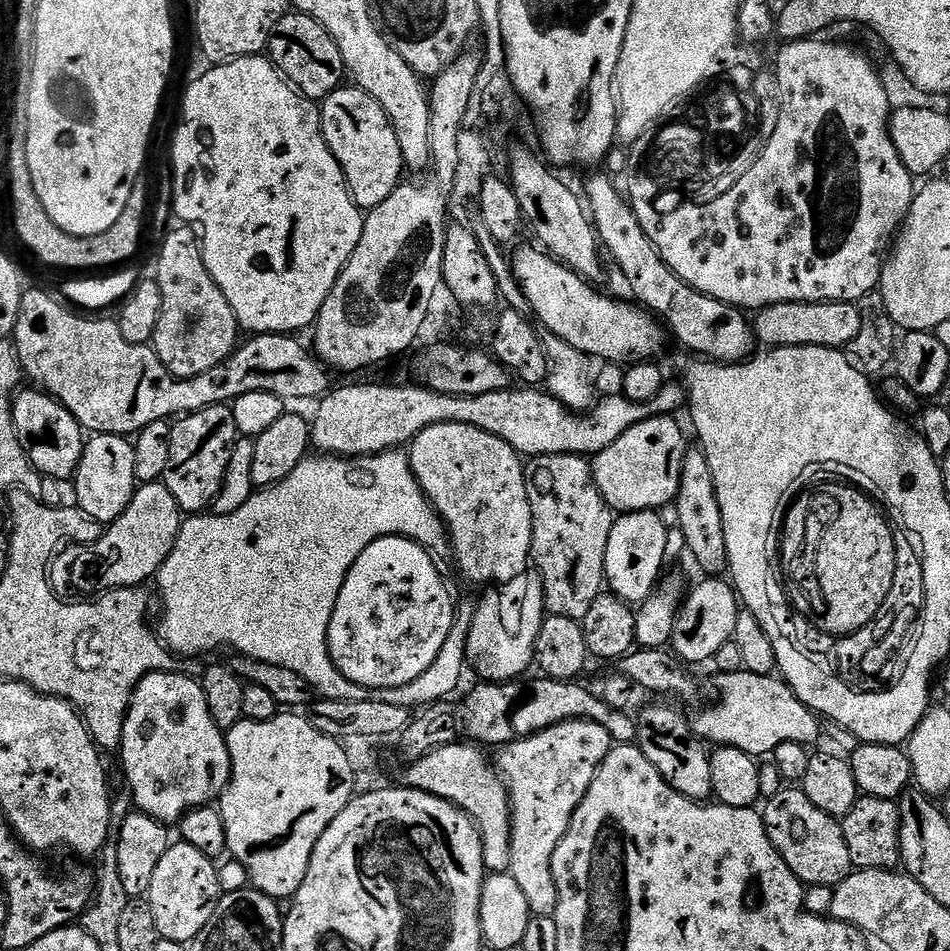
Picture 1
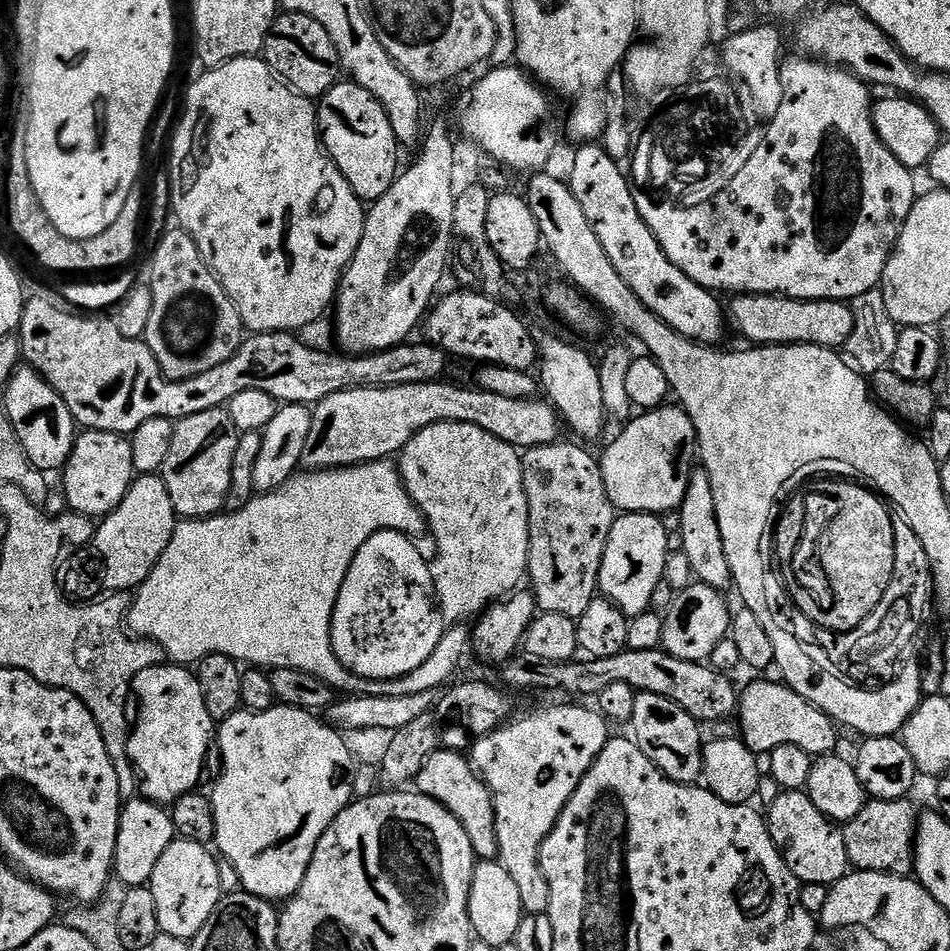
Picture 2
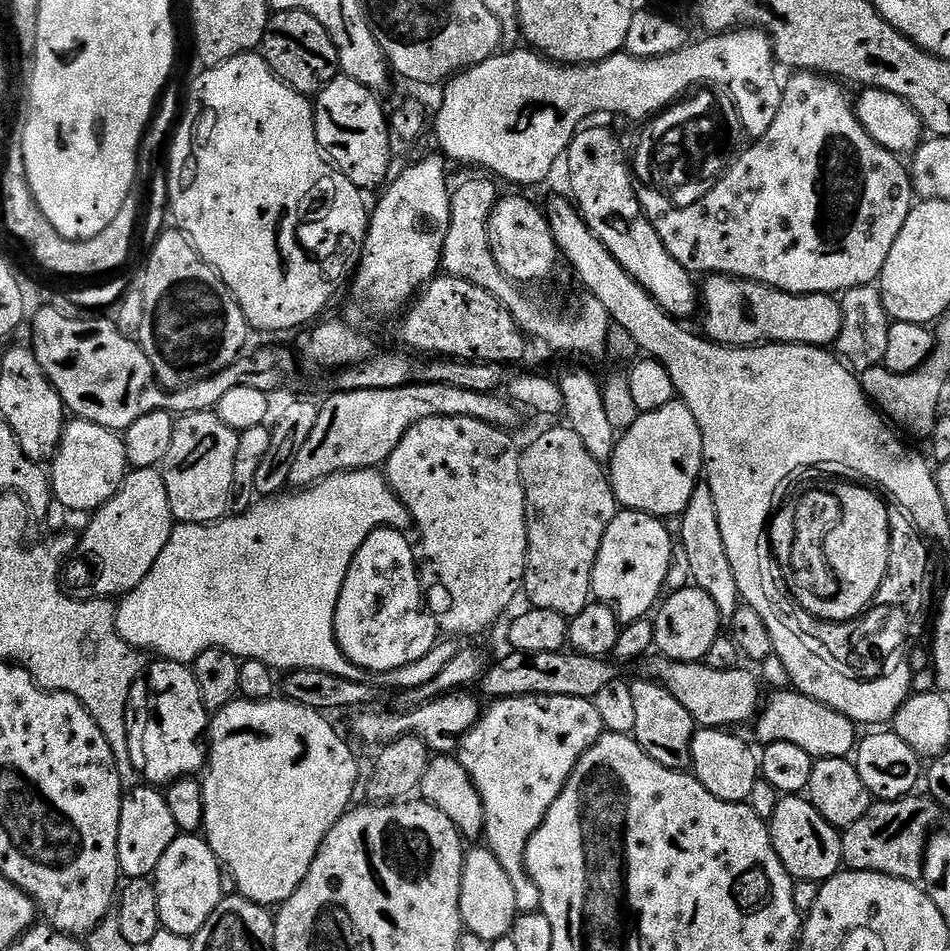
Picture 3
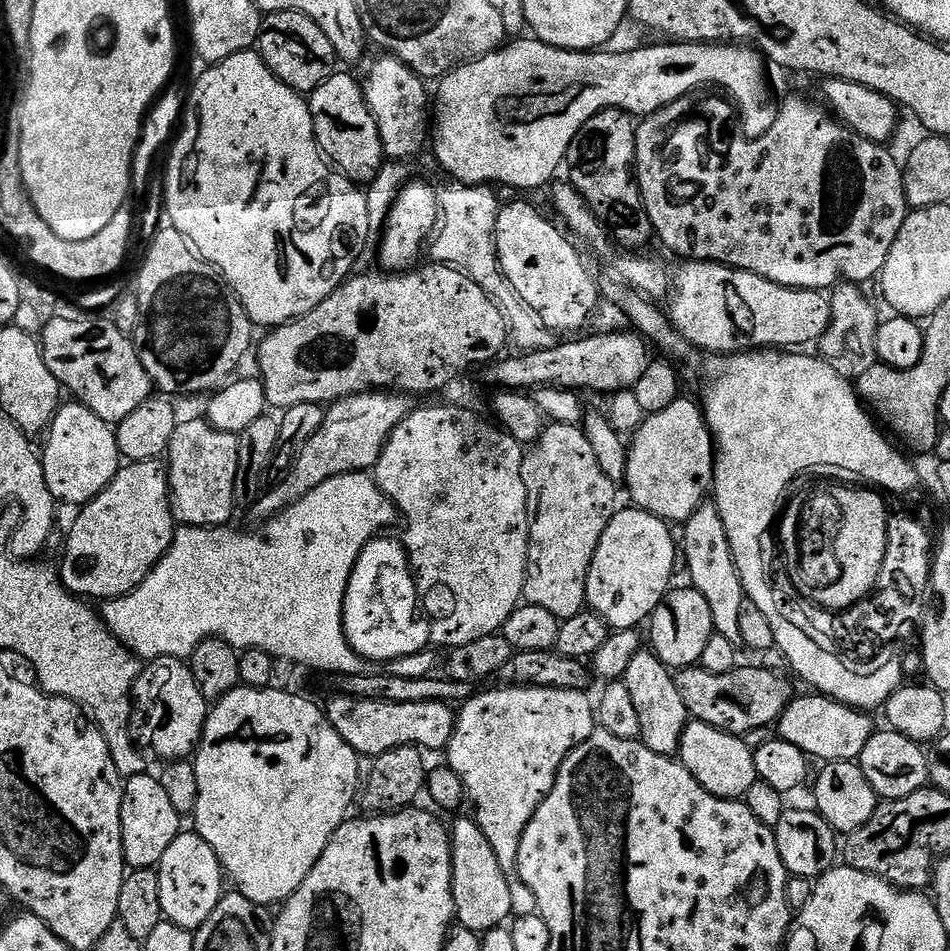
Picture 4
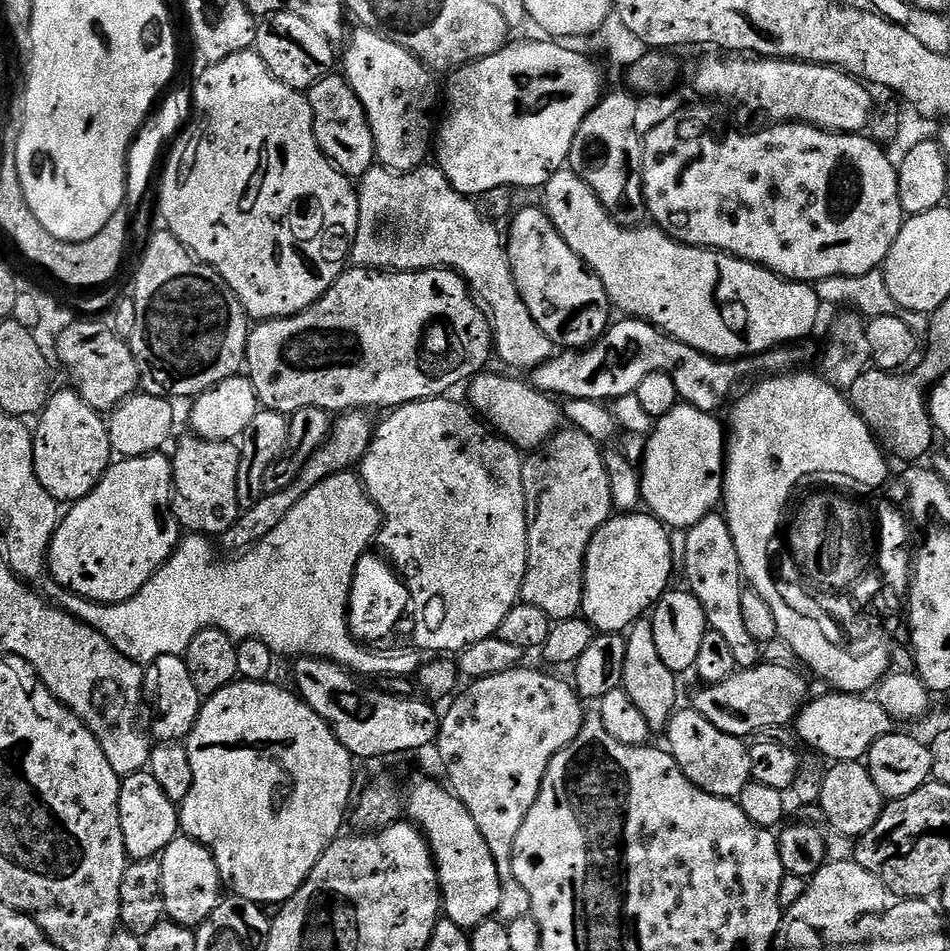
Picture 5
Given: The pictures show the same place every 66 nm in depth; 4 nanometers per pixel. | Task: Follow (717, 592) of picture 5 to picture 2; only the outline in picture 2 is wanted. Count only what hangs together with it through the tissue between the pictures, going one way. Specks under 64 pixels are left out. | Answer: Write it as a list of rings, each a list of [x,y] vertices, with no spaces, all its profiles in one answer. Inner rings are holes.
[[[703,470],[693,471],[690,486],[686,486],[686,498],[682,498],[679,510],[682,514],[682,526],[679,528],[678,538],[684,547],[688,568],[696,575],[693,577],[718,593],[727,593],[732,588],[730,562],[726,562],[726,546],[722,542],[722,530],[718,530],[714,490],[710,487],[710,478]]]

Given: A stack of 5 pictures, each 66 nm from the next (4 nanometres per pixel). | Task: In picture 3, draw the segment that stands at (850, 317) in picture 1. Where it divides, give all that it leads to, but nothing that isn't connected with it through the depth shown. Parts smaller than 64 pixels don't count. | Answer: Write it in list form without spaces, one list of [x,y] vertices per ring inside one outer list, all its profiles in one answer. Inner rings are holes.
[[[708,276],[702,284],[702,332],[709,340],[729,346],[755,346],[758,344],[809,344],[815,348],[835,345],[843,328],[840,301],[832,294],[810,294],[796,296],[777,288],[767,288],[765,284],[755,284],[752,280],[738,280],[731,276]]]

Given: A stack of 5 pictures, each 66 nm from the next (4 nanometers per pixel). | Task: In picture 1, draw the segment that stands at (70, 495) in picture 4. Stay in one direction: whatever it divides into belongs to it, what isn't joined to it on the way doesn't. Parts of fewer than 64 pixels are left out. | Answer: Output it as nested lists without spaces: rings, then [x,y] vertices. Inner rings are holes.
[[[92,434],[87,437],[82,462],[74,477],[76,484],[75,507],[90,514],[101,526],[113,524],[130,506],[132,496],[137,490],[138,481],[134,474],[134,443],[127,436],[114,434]]]

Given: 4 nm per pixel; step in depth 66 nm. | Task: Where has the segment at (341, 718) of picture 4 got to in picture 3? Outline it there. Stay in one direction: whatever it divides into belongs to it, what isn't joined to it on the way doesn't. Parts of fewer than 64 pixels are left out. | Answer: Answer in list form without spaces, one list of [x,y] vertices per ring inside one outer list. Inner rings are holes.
[[[452,691],[418,708],[400,710],[397,716],[383,716],[382,713],[376,712],[380,710],[364,710],[357,715],[360,717],[353,722],[352,728],[358,739],[382,746],[403,736],[418,736],[433,753],[444,754],[449,751],[448,736],[464,737],[481,718],[482,704],[479,704],[470,692]]]

